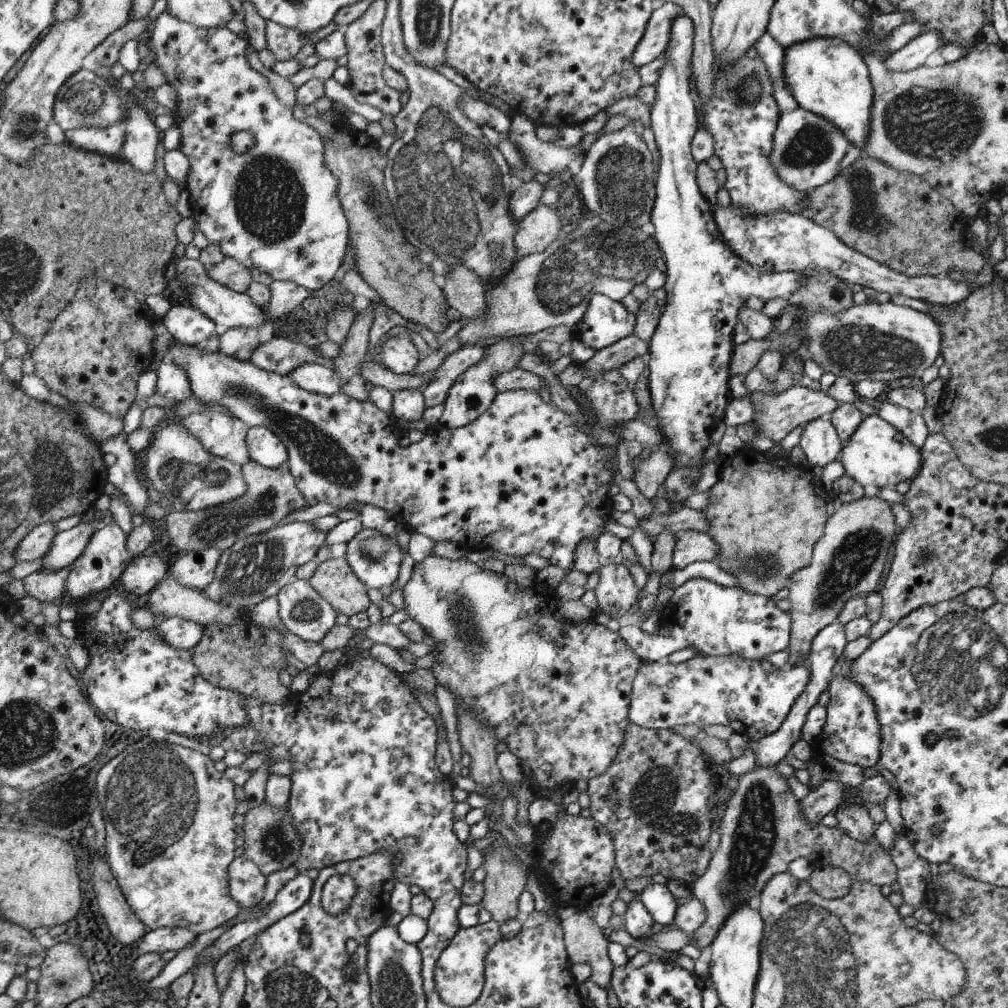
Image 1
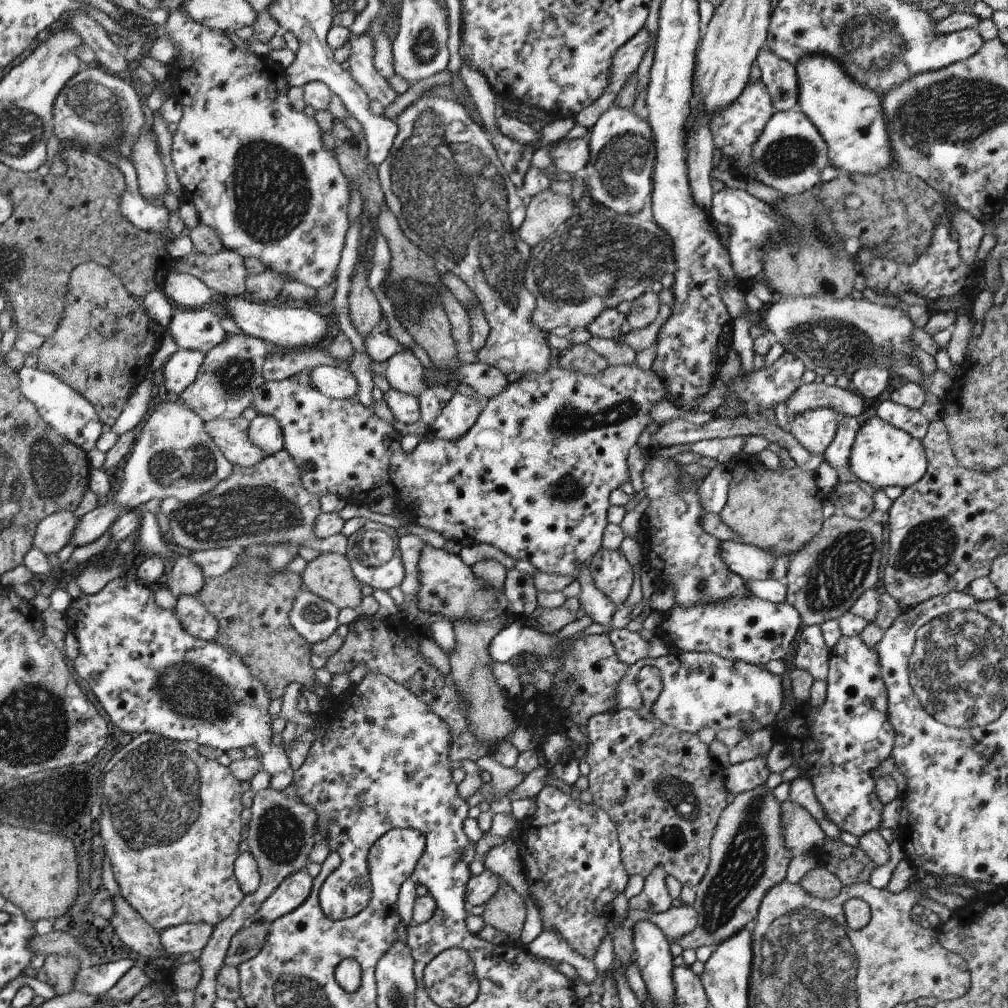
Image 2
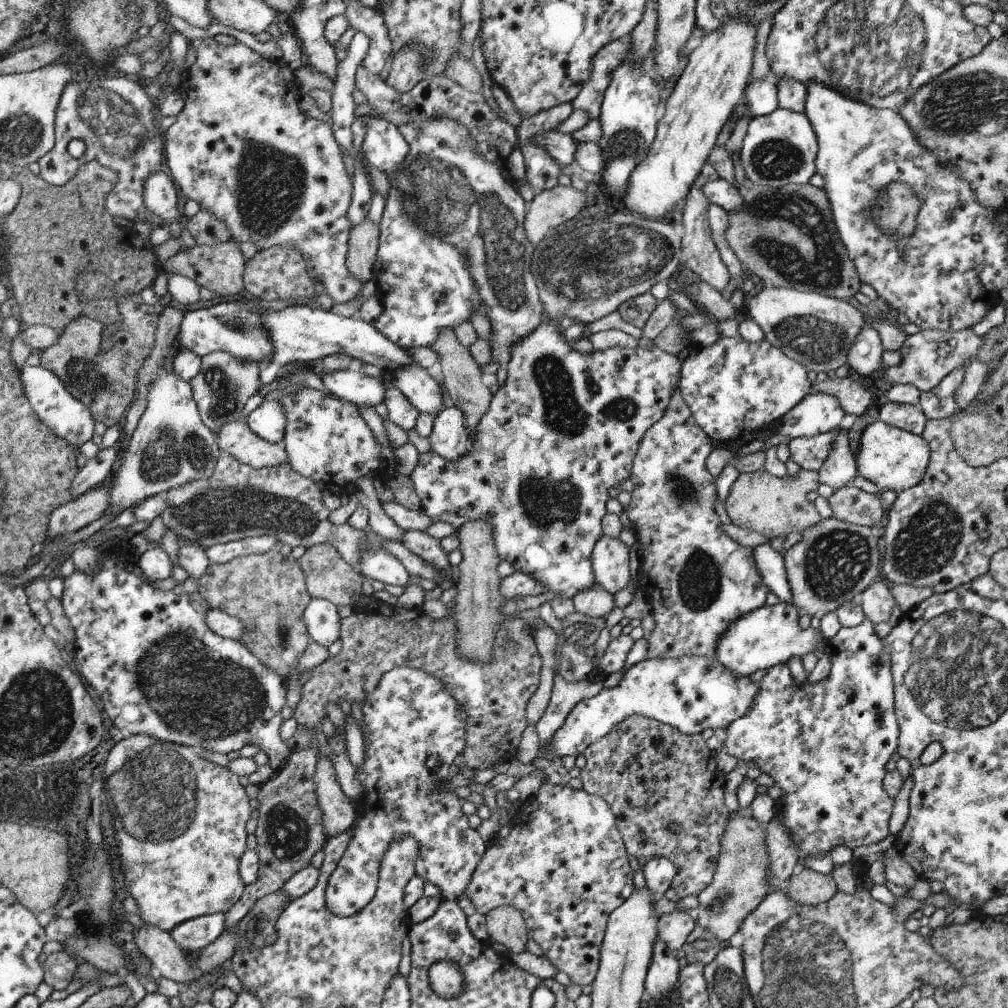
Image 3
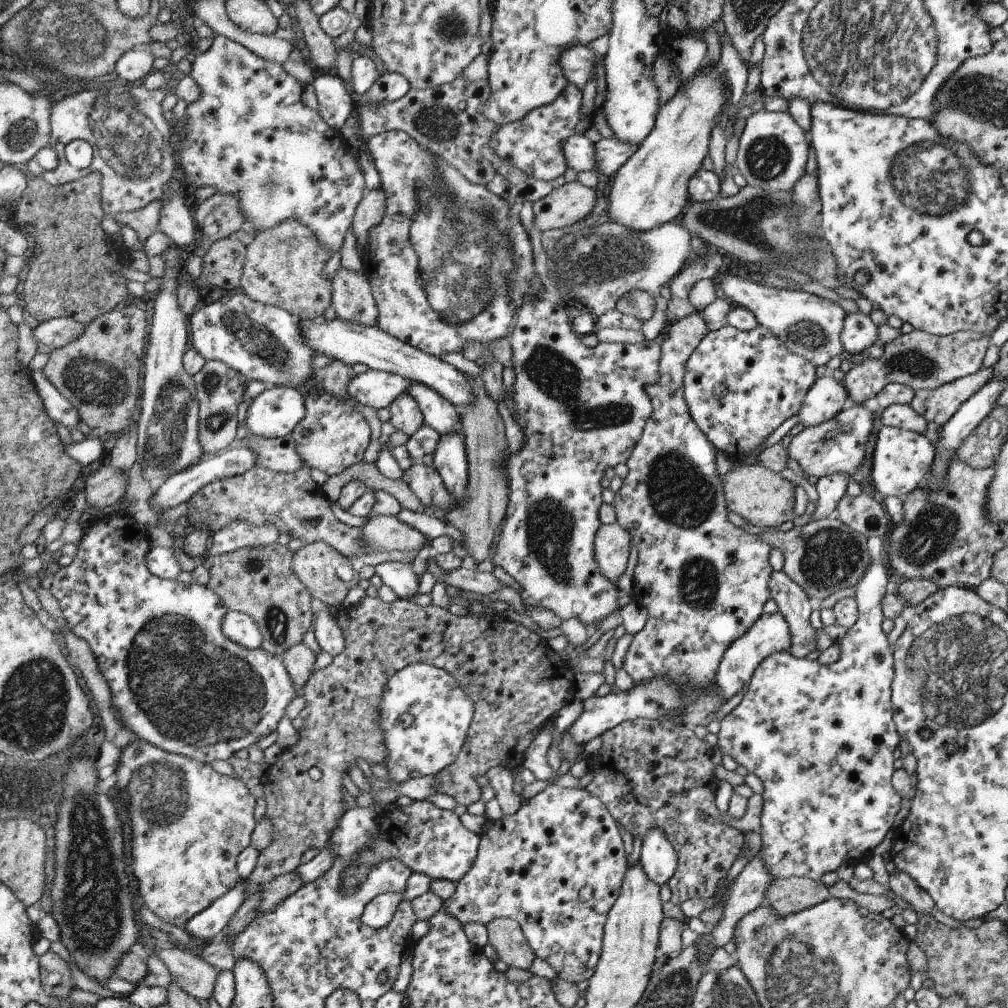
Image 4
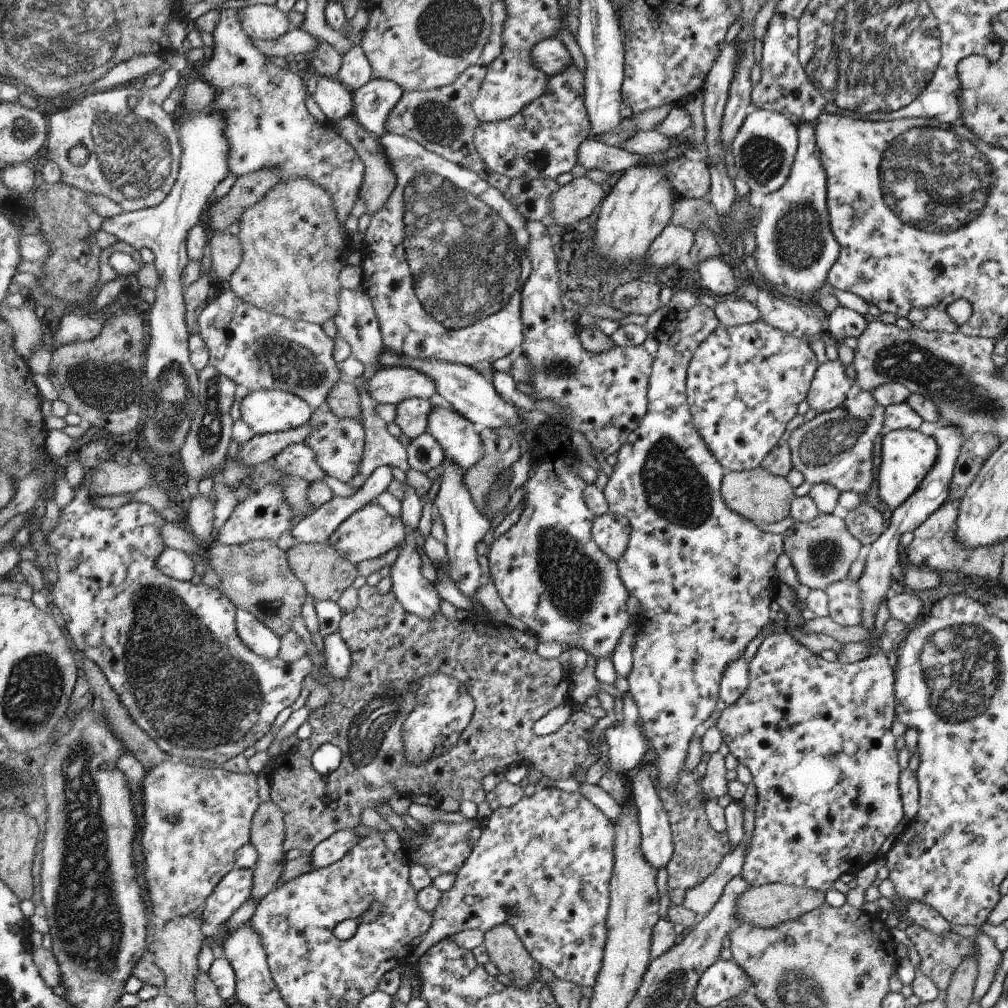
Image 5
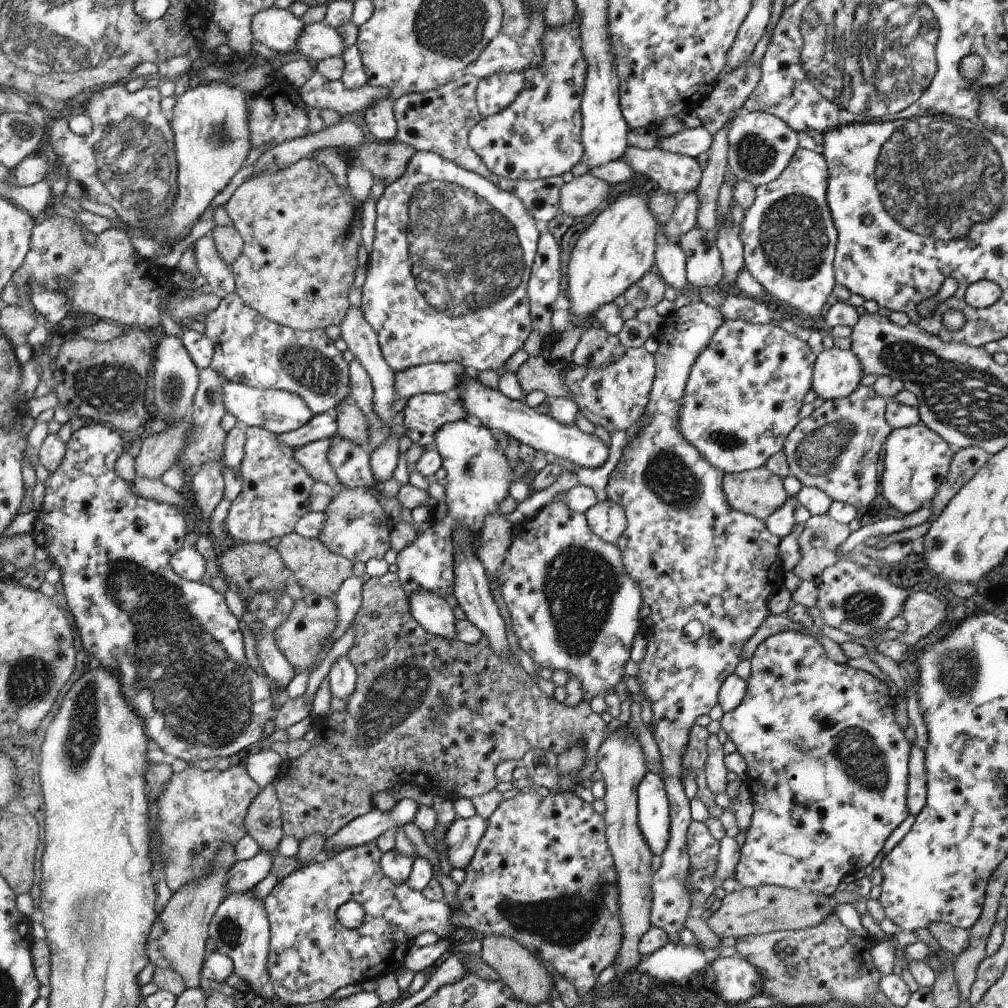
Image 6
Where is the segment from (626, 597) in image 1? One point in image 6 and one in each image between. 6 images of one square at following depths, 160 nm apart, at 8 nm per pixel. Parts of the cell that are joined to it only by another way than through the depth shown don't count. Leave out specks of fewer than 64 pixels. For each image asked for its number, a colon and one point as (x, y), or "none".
2: (611, 573)
3: (610, 559)
4: (612, 545)
5: (611, 531)
6: (608, 519)

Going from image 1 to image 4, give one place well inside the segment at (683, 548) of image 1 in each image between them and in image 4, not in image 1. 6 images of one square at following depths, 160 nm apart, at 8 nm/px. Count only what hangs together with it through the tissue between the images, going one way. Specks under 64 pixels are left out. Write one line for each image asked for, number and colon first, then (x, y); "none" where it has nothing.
2: (750, 562)
3: (771, 565)
4: (793, 603)

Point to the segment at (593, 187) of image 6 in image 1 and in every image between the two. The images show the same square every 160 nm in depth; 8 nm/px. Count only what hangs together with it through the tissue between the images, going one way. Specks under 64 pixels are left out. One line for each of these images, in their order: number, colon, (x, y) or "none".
1: (538, 229)
2: (547, 212)
3: (550, 208)
4: (569, 203)
5: (574, 201)

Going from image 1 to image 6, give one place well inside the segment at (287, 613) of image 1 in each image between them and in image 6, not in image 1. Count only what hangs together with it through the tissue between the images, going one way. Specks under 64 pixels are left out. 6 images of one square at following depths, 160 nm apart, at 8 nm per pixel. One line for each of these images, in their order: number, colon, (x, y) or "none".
2: (314, 618)
3: (324, 625)
4: (329, 636)
5: (337, 655)
6: (343, 679)

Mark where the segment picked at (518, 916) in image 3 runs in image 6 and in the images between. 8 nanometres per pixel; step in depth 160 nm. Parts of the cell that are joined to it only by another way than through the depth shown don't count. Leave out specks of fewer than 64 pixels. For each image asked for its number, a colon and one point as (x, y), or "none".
4: (506, 935)
5: (505, 947)
6: (529, 981)

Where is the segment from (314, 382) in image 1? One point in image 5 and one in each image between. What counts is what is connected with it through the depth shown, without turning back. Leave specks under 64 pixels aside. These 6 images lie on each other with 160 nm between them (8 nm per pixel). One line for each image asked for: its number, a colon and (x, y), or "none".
2: (335, 382)
3: (352, 384)
4: (378, 389)
5: (388, 385)

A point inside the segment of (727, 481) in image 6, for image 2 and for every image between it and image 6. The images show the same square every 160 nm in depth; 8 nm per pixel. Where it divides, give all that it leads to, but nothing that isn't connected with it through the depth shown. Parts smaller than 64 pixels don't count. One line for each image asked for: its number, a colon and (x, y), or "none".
2: (779, 511)
3: (774, 506)
4: (765, 499)
5: (758, 495)

